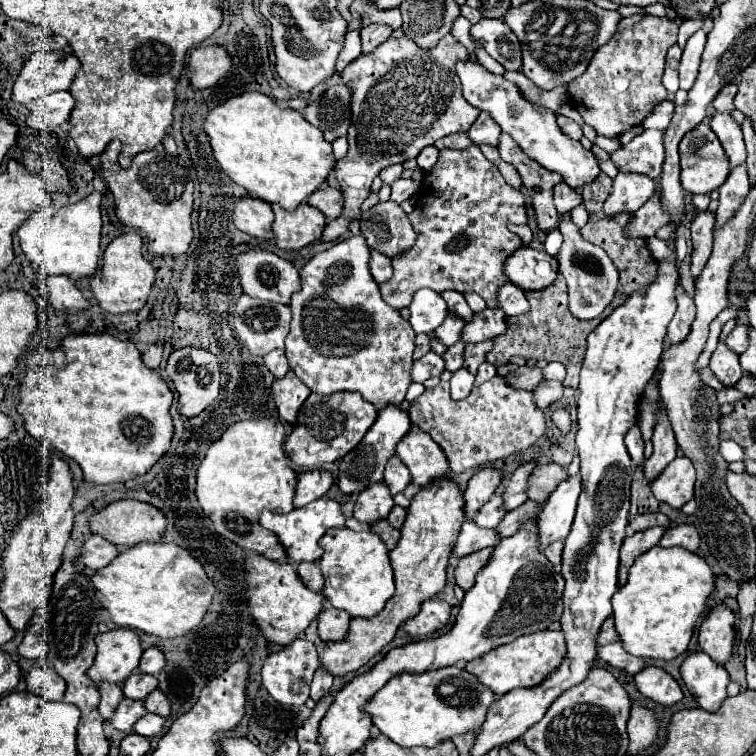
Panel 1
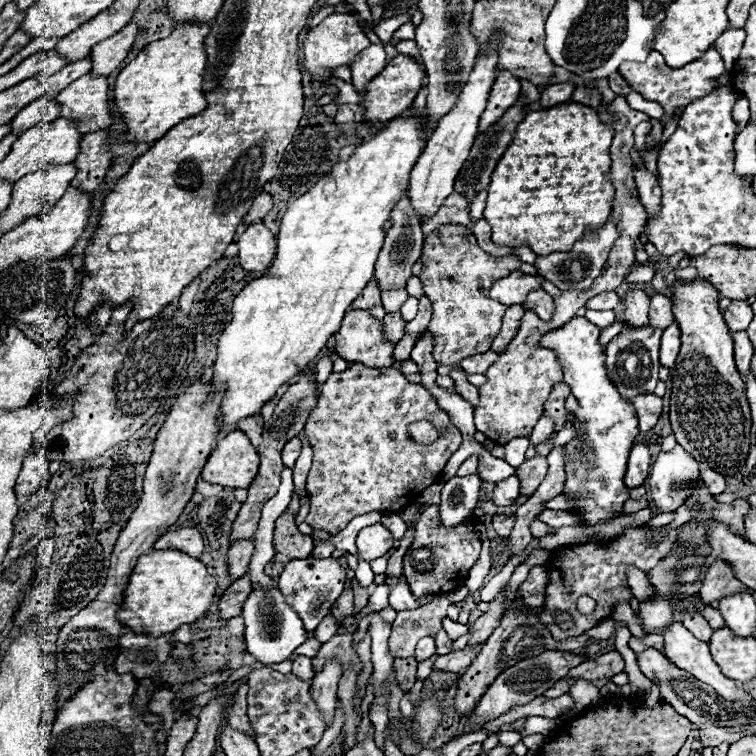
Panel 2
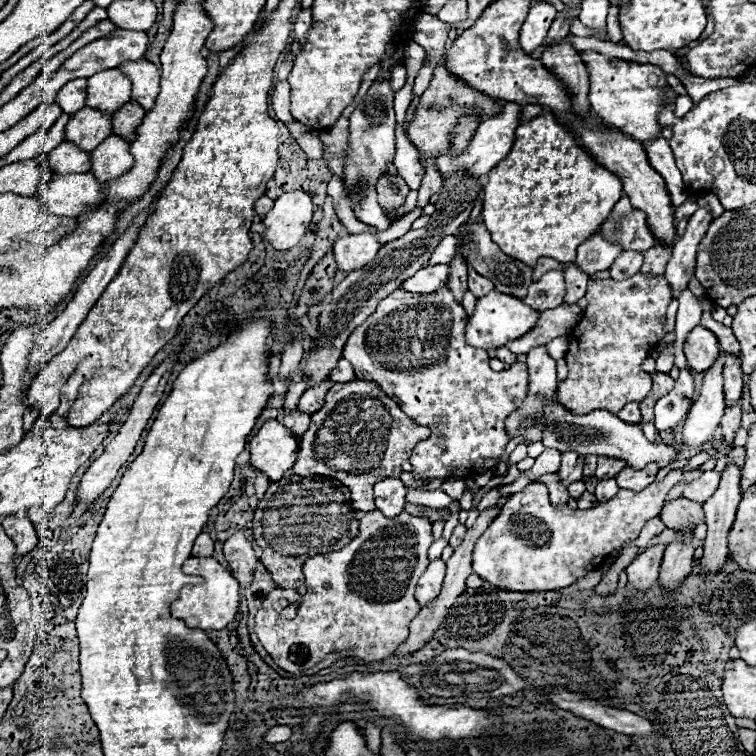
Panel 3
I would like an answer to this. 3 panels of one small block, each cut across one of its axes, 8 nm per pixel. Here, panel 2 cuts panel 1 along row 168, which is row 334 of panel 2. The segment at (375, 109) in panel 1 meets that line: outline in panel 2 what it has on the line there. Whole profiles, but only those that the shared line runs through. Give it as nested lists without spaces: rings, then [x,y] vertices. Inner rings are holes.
[[[352,310],[344,316],[336,336],[336,354],[346,362],[368,364],[376,370],[386,370],[394,364],[394,344],[382,340],[382,324],[368,312]]]

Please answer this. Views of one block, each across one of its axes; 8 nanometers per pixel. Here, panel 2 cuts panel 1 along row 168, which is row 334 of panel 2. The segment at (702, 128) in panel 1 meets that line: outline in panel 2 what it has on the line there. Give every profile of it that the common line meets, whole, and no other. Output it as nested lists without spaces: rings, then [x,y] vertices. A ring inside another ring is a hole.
[[[700,280],[676,282],[672,312],[682,332],[682,348],[672,368],[670,422],[674,436],[698,462],[722,476],[736,476],[750,452],[752,416],[746,384],[734,364],[732,336],[718,308],[718,292]]]

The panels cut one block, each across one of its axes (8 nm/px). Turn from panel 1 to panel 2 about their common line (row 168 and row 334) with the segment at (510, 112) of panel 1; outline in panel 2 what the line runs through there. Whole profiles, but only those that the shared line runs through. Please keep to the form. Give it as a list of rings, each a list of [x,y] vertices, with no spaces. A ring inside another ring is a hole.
[[[584,316],[572,318],[564,328],[542,338],[544,348],[552,348],[564,368],[564,382],[578,400],[572,426],[576,436],[564,444],[566,486],[564,496],[570,500],[572,512],[580,526],[596,526],[606,520],[624,516],[624,502],[630,500],[630,488],[624,484],[630,448],[638,436],[638,418],[630,400],[622,398],[606,370],[606,350],[598,344],[600,328]]]

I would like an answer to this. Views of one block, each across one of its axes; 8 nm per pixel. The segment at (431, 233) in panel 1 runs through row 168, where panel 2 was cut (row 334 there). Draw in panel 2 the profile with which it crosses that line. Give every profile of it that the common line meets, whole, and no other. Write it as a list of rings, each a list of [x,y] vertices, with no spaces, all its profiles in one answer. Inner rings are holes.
[[[444,224],[436,228],[424,244],[424,270],[422,284],[428,300],[432,302],[432,320],[428,332],[434,338],[432,356],[438,366],[460,364],[464,358],[484,354],[490,350],[494,338],[500,332],[506,304],[488,298],[492,284],[522,266],[516,254],[492,258],[478,244],[472,232],[460,224]]]

